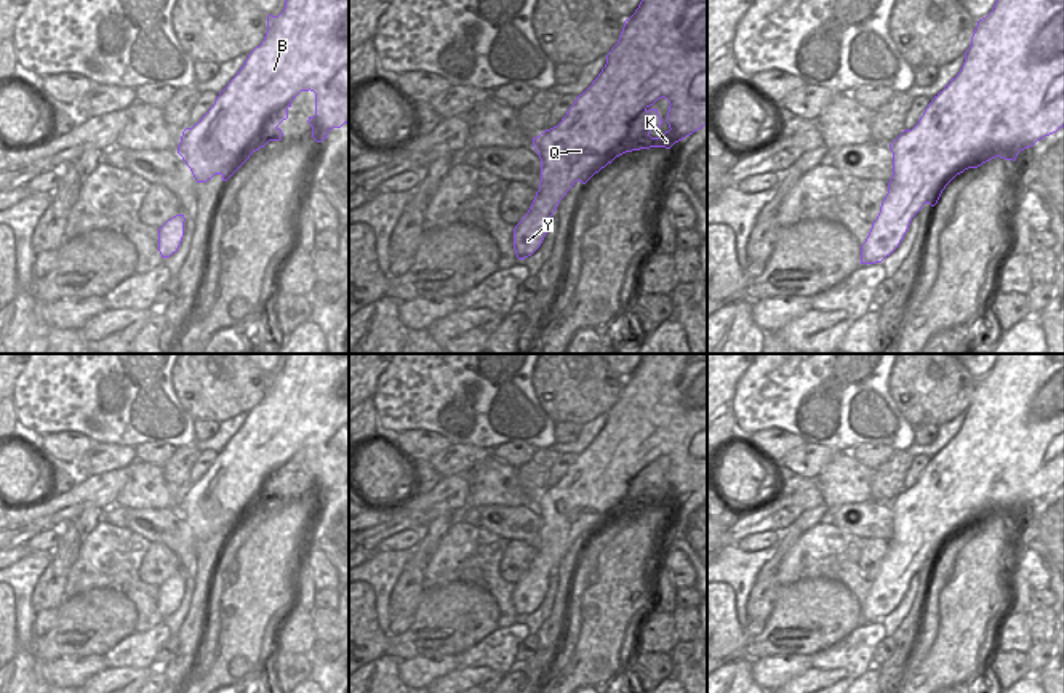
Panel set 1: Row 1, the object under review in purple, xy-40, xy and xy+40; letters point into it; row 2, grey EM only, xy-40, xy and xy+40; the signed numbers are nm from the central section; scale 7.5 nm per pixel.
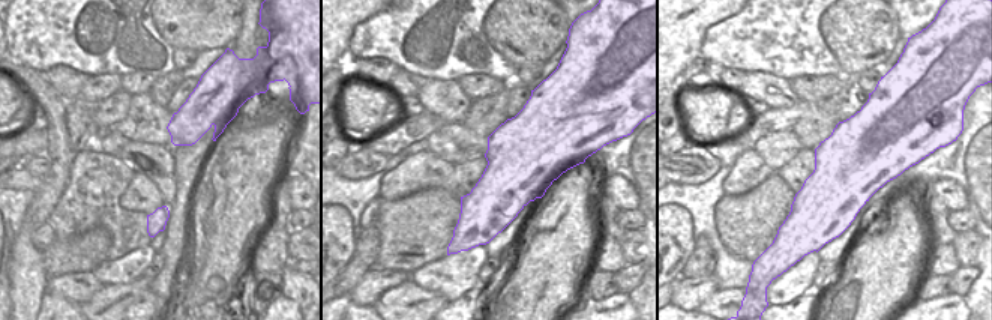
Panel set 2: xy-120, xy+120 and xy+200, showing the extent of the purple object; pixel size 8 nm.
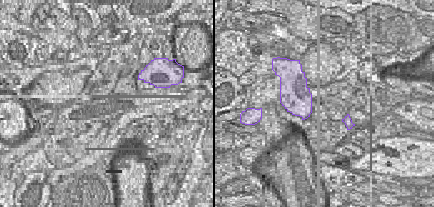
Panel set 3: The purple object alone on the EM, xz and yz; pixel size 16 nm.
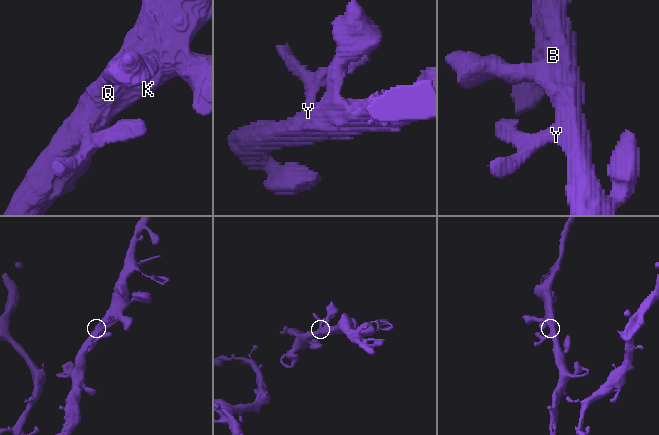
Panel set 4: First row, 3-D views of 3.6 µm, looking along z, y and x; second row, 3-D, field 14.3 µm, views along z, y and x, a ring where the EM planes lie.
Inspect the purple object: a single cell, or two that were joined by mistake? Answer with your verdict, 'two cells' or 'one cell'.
one cell

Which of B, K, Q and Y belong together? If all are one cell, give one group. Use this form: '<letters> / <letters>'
B K Q Y

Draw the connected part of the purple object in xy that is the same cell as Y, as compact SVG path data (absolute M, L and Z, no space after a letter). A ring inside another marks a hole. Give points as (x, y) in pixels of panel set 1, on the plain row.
M642 354L635 371L624 379L618 402L606 413L606 423L592 443L576 456L562 480L533 496L533 506L541 517L539 549L522 579L514 587L514 608L518 618L531 615L542 602L549 578L560 559L576 539L586 543L595 531L616 515L650 506L670 507L707 483L707 354ZM666 456L669 459L669 490L651 496L651 488L659 488L662 477L651 464Z

